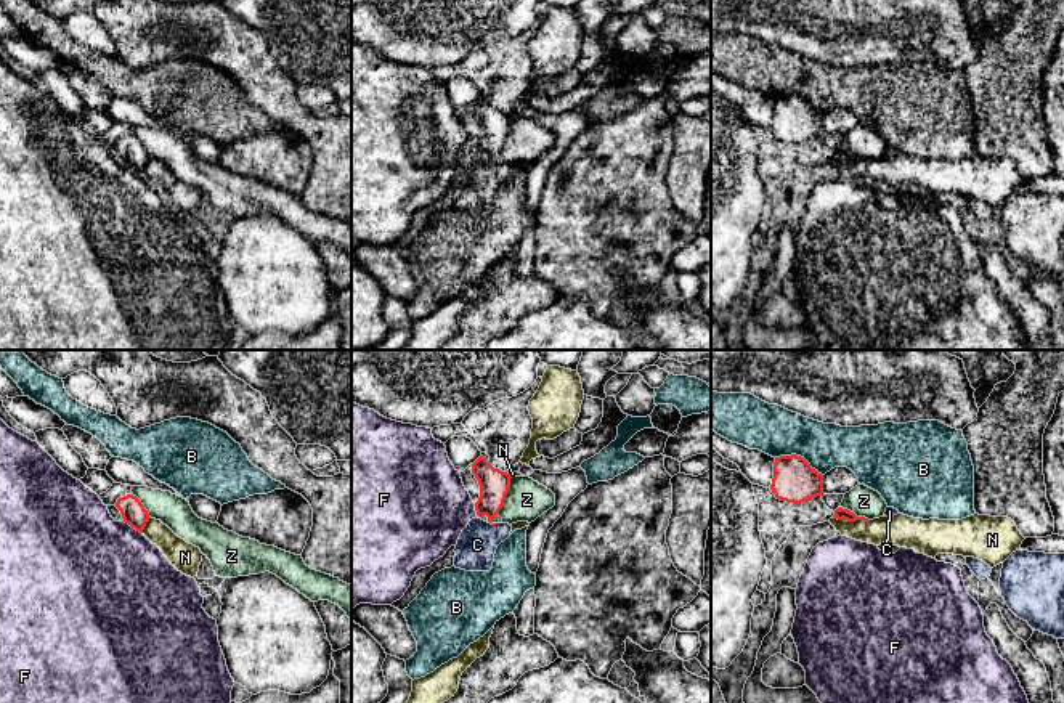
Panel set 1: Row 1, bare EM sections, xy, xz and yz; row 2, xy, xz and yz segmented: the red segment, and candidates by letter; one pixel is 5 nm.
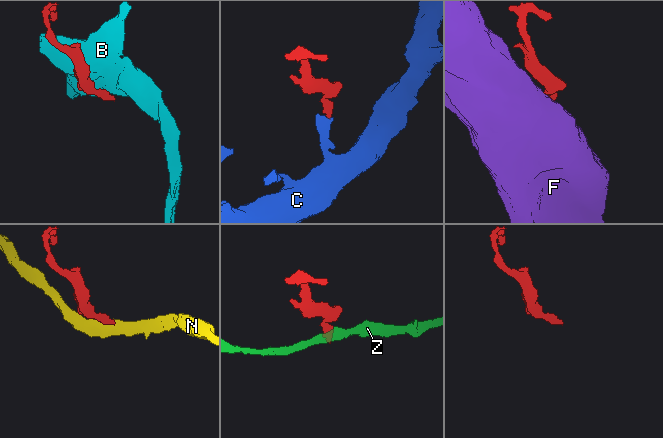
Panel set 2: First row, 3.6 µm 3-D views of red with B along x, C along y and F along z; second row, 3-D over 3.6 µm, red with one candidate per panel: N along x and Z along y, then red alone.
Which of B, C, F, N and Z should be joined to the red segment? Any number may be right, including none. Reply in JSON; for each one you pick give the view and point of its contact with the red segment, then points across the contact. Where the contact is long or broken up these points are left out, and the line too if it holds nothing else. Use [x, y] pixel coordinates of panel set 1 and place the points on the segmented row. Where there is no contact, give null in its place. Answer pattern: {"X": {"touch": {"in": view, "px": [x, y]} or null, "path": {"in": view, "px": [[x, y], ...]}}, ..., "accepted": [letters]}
{"C": {"touch": {"in": "xz", "px": [495, 524]}, "path": {"in": "xz", "px": [[495, 483], [495, 524], [477, 544]]}}, "accepted": ["C"]}

